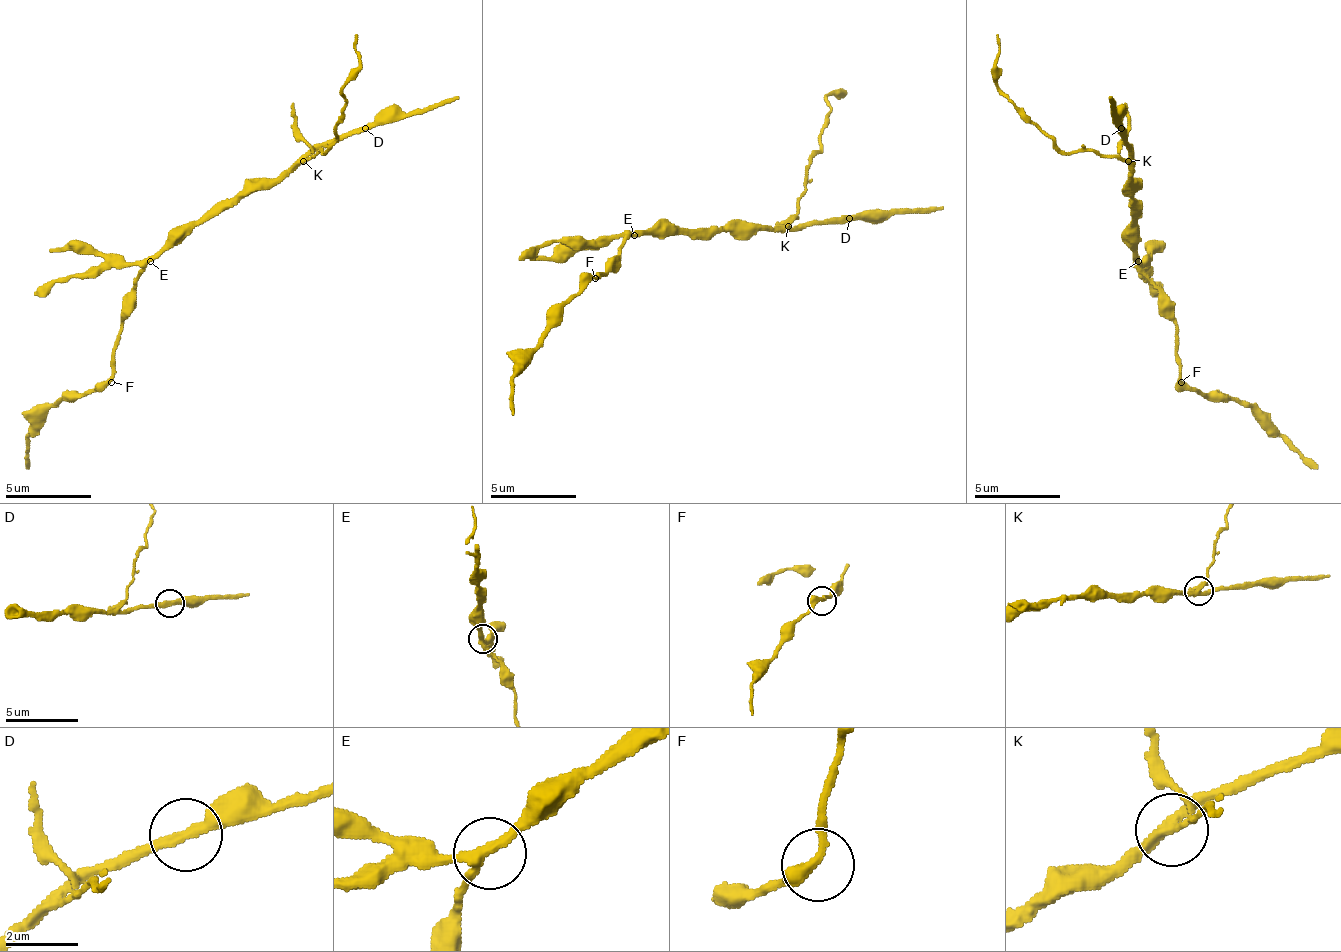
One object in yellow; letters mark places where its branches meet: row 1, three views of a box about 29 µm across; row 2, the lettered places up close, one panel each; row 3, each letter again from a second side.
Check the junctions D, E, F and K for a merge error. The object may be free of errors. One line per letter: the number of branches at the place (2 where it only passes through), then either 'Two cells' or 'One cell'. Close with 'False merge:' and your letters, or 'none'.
D: Branches: 2. One cell
E: Branches: 3. One cell
F: Branches: 2. One cell
K: Branches: 4. Two cells
False merge: K

